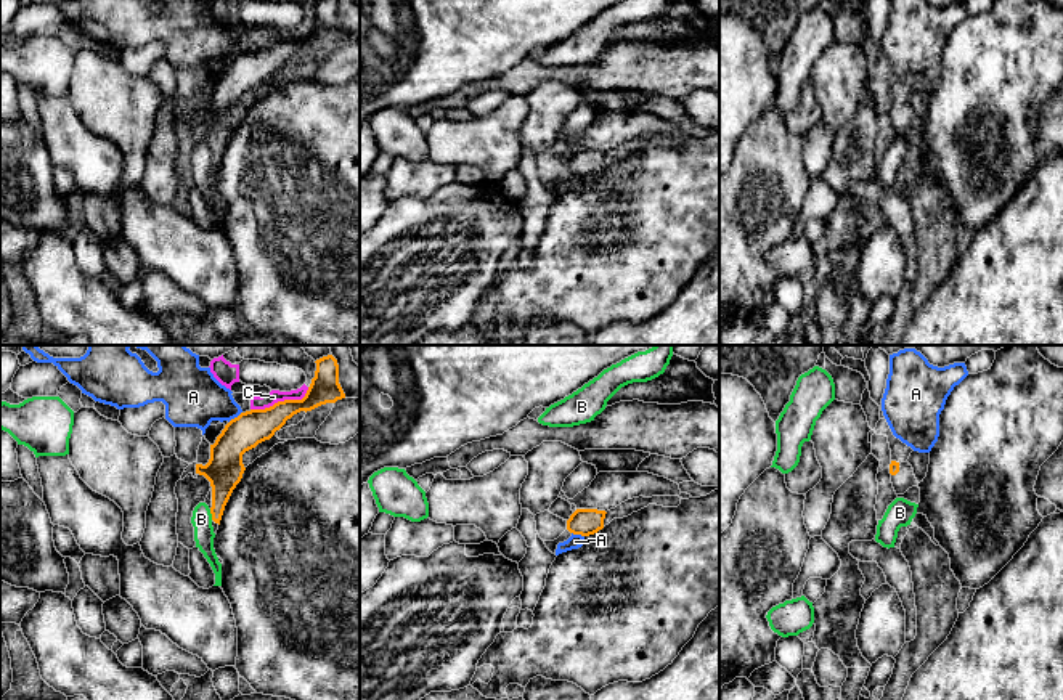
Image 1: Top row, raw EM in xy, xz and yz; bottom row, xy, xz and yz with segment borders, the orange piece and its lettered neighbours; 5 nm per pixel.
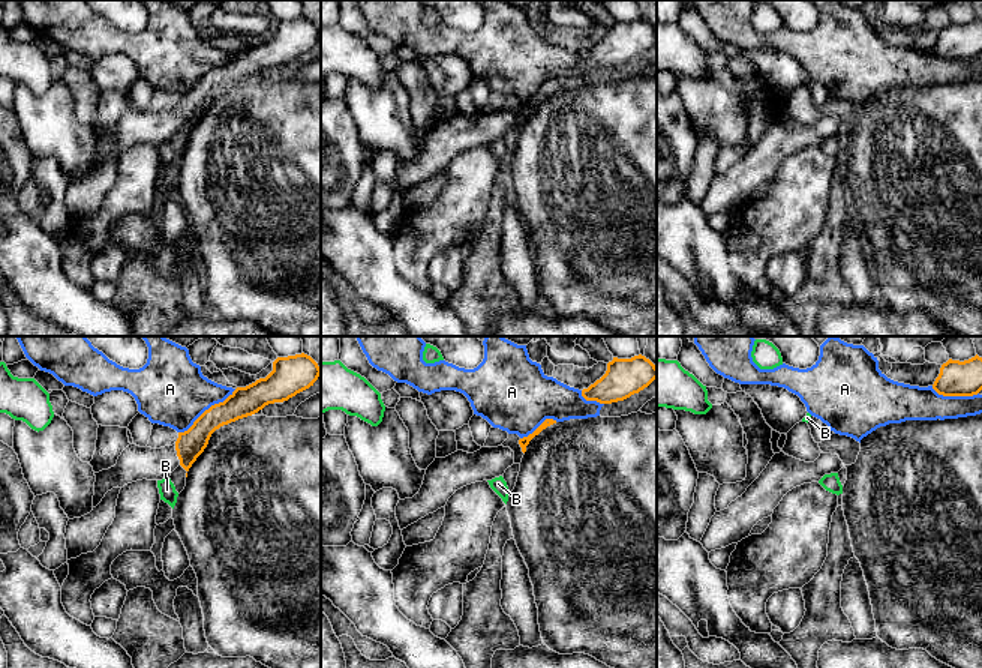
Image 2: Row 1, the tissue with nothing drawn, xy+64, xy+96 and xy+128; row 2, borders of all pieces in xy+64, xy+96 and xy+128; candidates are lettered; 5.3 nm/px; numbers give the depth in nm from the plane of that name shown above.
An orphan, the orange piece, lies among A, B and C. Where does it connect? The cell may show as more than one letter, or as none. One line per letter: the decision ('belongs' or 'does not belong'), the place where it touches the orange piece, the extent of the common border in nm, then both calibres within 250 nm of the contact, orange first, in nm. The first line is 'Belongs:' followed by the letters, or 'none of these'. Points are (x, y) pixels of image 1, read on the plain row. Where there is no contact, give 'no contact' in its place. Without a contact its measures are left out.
Belongs: none of these
A: does not belong | xy (235, 58) | 90 nm | 180/300 nm
B: does not belong | xy (211, 153) | 60 nm | 180/100 nm
C: does not belong | xy (281, 42) | 320 nm | 180/70 nm

